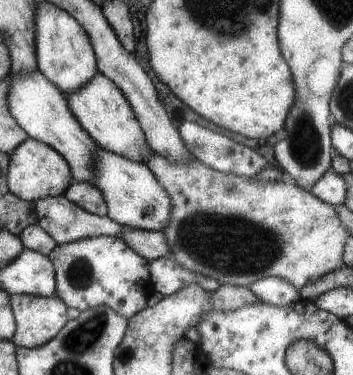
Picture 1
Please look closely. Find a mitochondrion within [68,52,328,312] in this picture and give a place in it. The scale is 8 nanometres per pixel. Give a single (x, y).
(227, 244)

